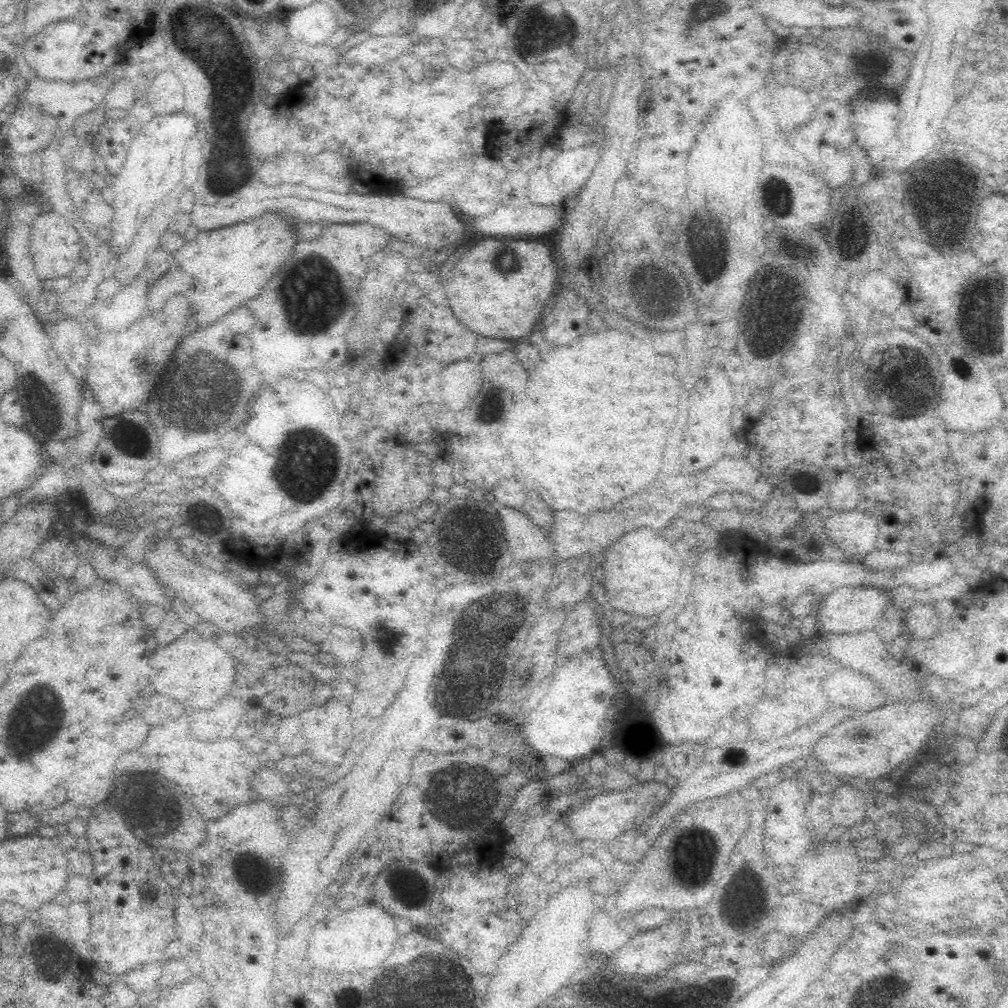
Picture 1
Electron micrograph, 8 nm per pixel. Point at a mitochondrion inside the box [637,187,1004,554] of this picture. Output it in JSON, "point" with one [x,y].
{"point":[901,380]}

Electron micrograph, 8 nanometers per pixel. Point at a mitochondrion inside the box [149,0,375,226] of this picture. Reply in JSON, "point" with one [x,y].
{"point":[204,35]}

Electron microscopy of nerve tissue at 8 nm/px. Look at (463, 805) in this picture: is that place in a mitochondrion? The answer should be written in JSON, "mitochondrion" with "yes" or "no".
{"mitochondrion":"yes"}

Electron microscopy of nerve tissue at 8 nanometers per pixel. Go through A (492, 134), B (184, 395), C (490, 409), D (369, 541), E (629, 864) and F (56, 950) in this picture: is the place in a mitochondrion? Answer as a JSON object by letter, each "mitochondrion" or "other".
{"A":"other","B":"mitochondrion","C":"mitochondrion","D":"other","E":"other","F":"other"}

